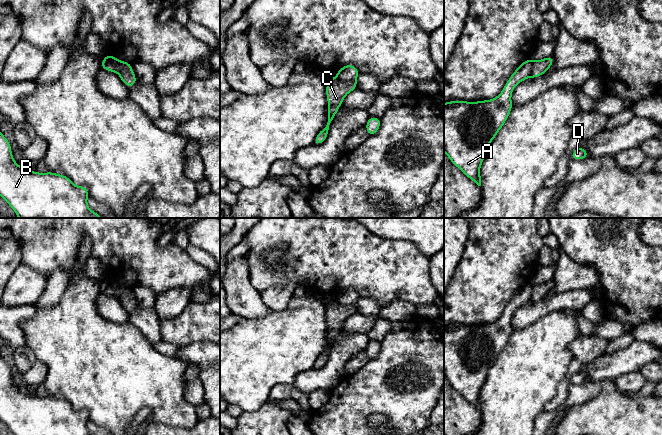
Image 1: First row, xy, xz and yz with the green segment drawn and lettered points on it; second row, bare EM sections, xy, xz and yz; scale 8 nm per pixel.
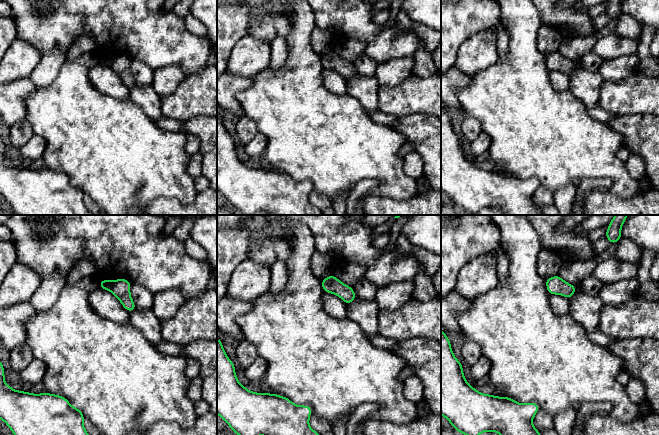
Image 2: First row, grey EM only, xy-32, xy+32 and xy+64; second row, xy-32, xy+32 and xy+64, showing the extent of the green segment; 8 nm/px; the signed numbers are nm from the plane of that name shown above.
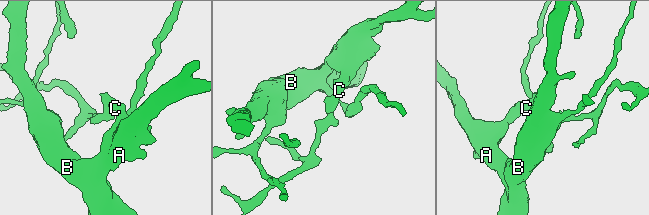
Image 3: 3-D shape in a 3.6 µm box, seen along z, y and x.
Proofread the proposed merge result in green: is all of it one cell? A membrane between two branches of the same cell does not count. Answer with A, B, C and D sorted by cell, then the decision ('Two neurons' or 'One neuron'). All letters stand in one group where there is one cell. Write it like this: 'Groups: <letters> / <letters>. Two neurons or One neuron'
Groups: A B D / C. Two neurons

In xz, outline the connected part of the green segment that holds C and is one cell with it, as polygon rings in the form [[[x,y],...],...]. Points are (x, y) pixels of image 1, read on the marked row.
[[[338,77],[331,78],[326,82],[326,97],[328,101],[327,122],[325,127],[316,135],[313,145],[321,145],[327,139],[335,114],[339,110],[345,96],[358,88],[356,80],[342,82]]]

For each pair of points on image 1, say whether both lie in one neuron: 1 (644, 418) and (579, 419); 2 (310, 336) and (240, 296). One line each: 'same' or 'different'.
1: same
2: different

